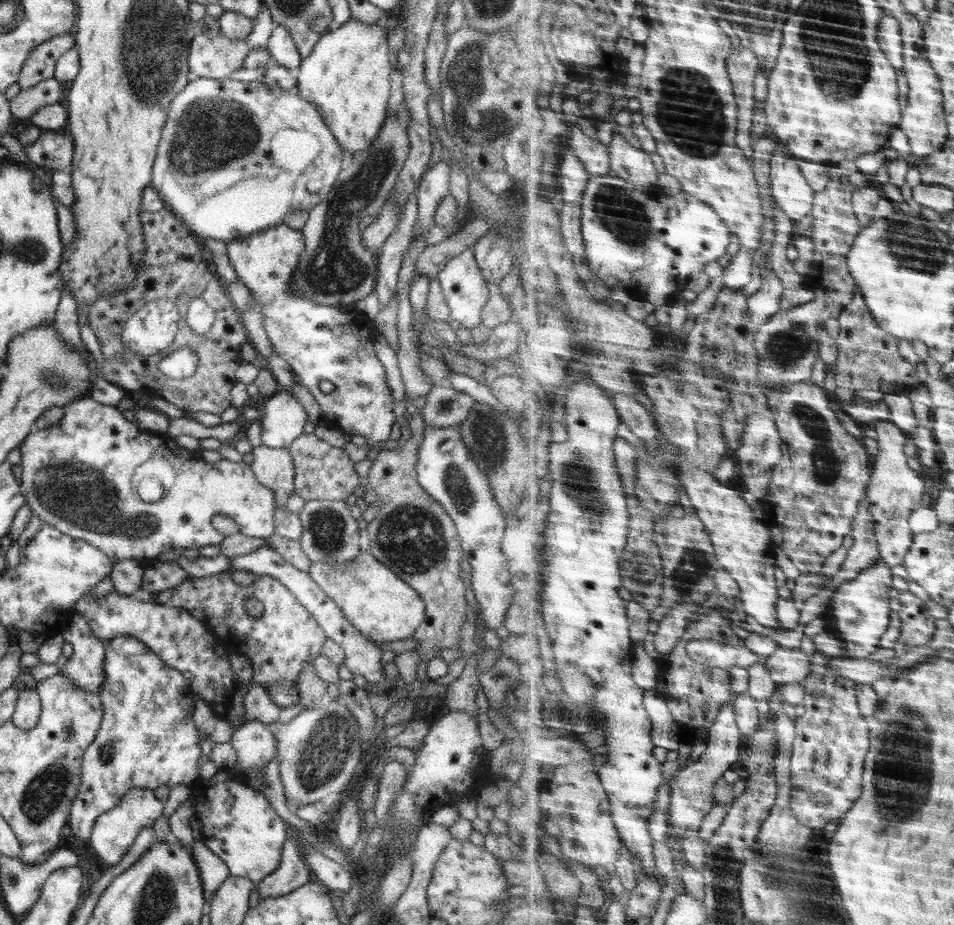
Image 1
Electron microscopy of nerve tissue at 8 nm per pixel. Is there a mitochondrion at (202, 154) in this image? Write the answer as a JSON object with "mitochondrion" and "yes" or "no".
{"mitochondrion":"yes"}

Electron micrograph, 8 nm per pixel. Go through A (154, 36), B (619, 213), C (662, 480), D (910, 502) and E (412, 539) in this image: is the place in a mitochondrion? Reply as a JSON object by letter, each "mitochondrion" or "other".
{"A":"mitochondrion","B":"mitochondrion","C":"mitochondrion","D":"other","E":"mitochondrion"}

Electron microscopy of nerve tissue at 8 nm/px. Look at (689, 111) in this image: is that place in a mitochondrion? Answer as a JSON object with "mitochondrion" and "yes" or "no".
{"mitochondrion":"yes"}

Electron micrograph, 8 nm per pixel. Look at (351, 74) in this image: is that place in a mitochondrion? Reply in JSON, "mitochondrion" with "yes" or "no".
{"mitochondrion":"no"}

